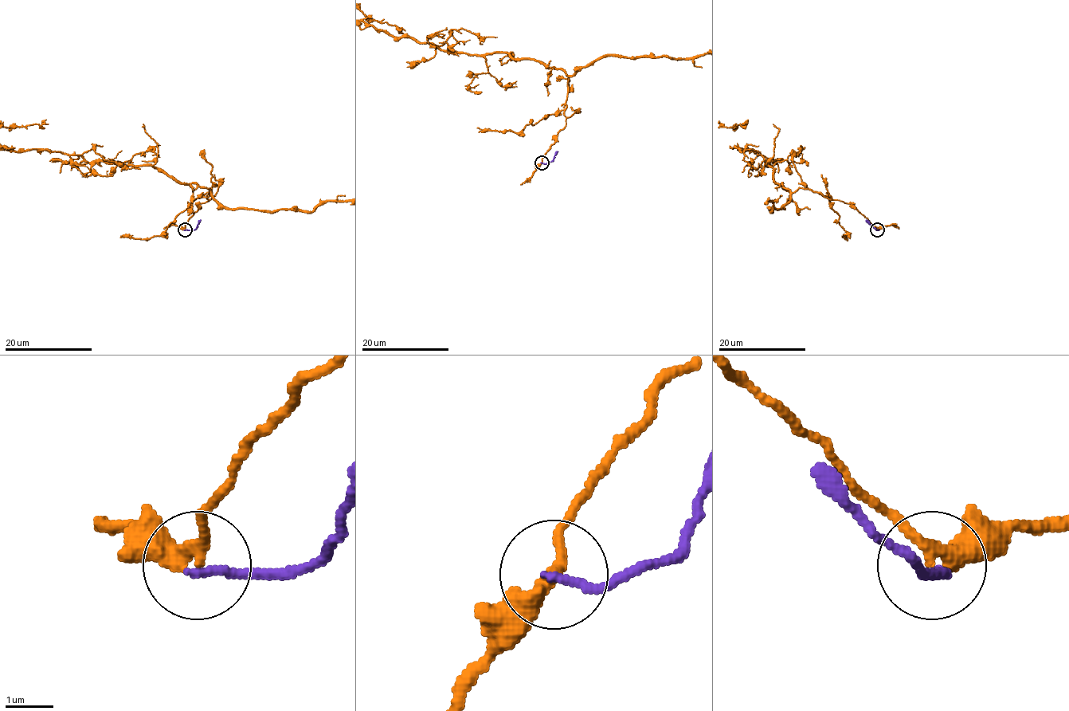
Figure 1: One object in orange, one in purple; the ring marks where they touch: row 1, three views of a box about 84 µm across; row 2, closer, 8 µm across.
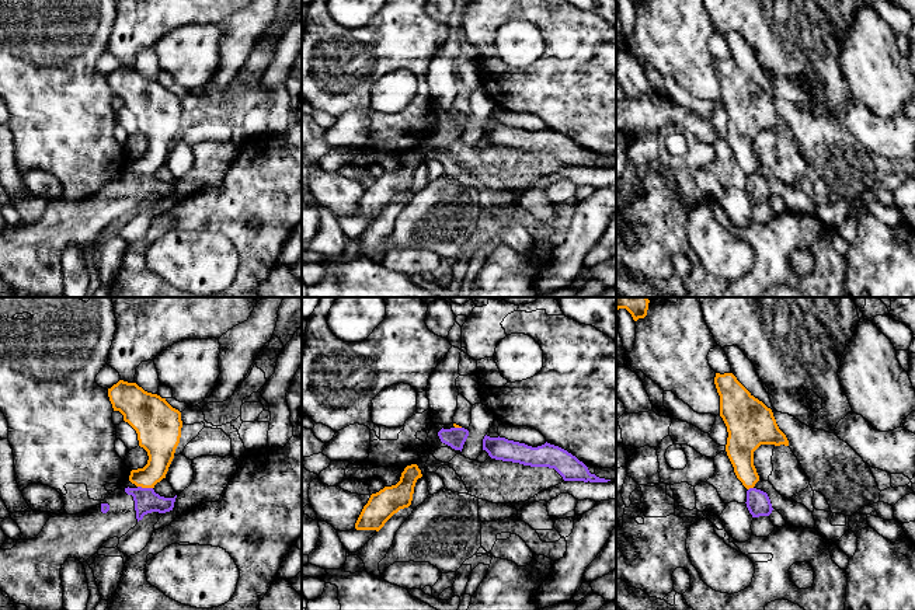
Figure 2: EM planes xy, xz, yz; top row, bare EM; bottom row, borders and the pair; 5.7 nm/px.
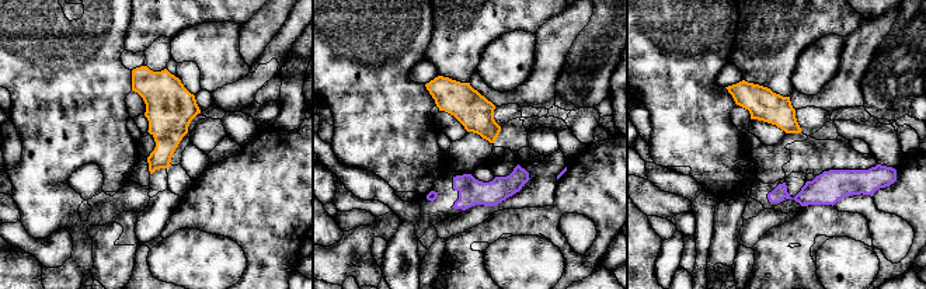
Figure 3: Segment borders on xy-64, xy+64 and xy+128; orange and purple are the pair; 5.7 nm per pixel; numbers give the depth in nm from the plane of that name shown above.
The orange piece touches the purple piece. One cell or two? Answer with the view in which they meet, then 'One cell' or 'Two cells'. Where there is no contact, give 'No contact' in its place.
Touches orange in xy. Two cells

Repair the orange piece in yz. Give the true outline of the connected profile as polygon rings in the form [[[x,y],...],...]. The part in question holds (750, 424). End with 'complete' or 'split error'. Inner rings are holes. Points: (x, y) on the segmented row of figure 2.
[[[716,373],[714,384],[720,395],[720,416],[728,438],[727,456],[737,478],[749,489],[759,481],[754,466],[754,452],[761,445],[789,446],[773,412],[755,398],[733,373]]] | complete

